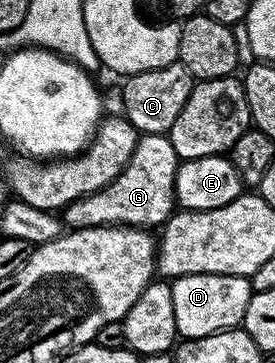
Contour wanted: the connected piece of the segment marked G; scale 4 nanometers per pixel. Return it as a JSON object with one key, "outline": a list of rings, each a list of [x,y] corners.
{"outline":[[[143,133],[138,136],[135,155],[123,167],[123,171],[110,185],[87,195],[83,199],[75,199],[63,210],[63,221],[70,230],[90,229],[100,225],[124,225],[126,227],[150,227],[149,225],[164,226],[165,222],[173,216],[175,212],[175,175],[179,158],[175,147],[171,147],[168,136],[163,133]]]}

